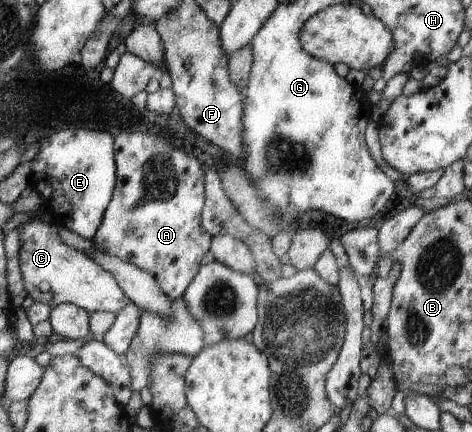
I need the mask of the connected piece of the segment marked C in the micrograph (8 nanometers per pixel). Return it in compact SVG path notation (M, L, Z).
M39 217L23 222L18 228L19 267L24 287L35 302L48 303L52 309L65 304L93 312L117 313L131 302L112 273L91 256L62 241L58 225Z

